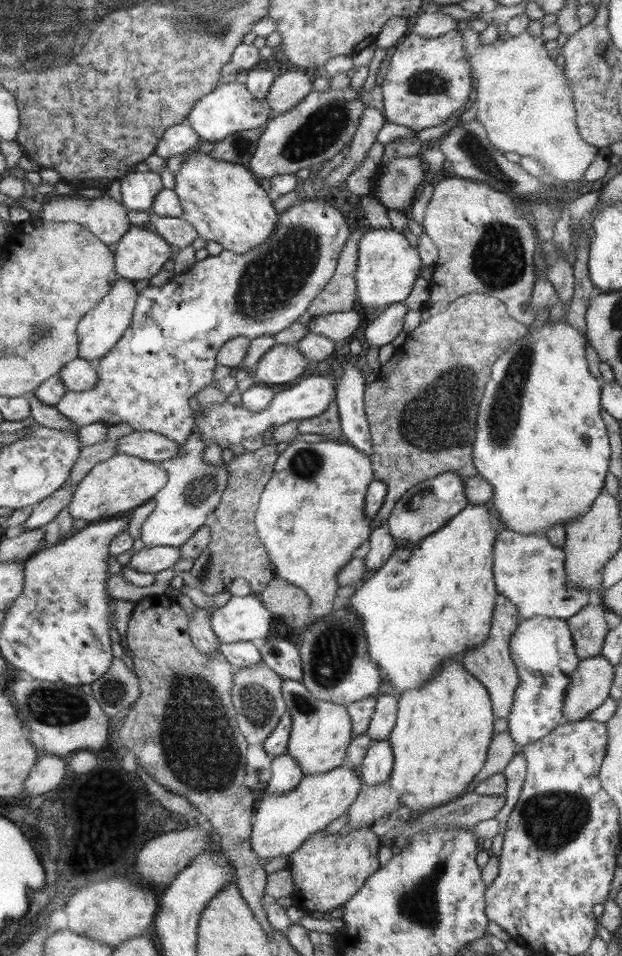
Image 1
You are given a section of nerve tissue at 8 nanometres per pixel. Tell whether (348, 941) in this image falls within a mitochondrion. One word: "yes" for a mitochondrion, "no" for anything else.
no

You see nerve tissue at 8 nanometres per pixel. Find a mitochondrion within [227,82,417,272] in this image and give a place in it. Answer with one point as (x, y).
(321, 129)

